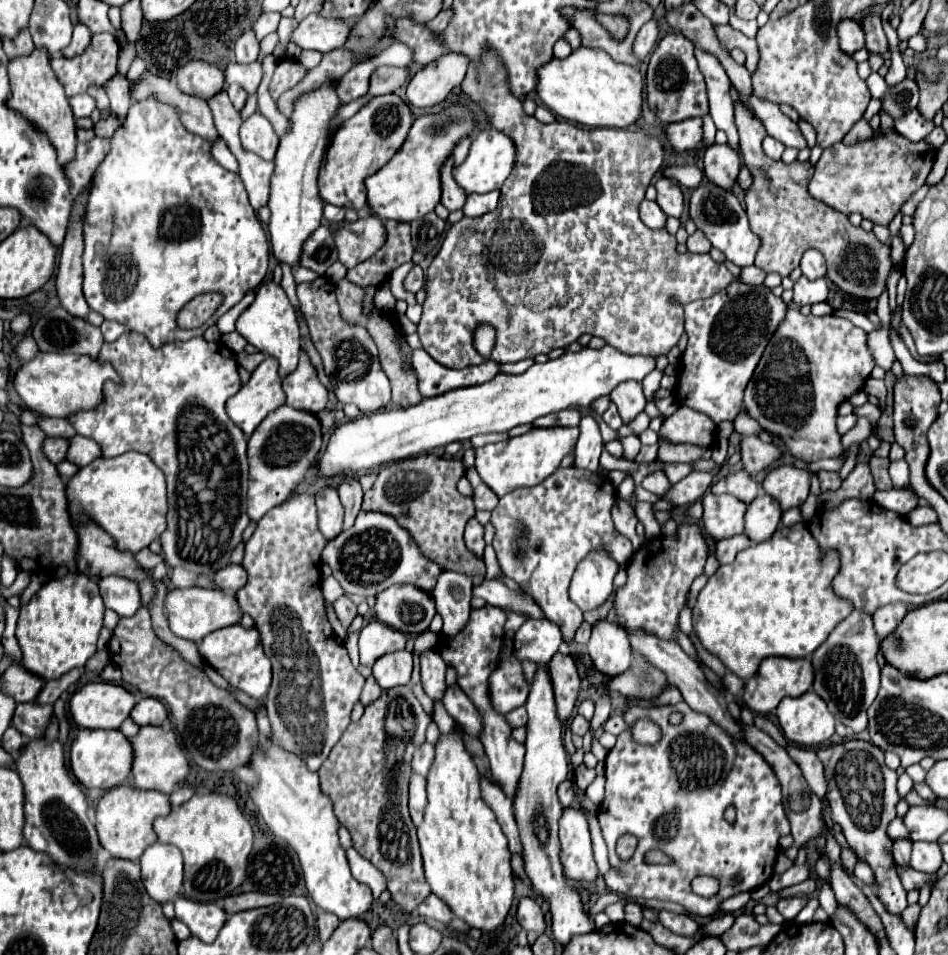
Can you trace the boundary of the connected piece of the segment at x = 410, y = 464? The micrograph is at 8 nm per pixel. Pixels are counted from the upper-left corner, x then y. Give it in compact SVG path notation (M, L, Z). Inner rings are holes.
M431 453L411 457L407 461L395 461L385 465L375 485L365 493L363 511L383 511L393 515L401 527L405 527L421 551L443 565L449 571L463 573L467 577L481 575L485 579L485 563L465 547L463 529L475 515L471 497L463 497L457 491L457 481L465 475L465 465L459 459L443 459Z

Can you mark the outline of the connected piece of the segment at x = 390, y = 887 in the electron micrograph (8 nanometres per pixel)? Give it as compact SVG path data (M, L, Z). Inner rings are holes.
M401 685L395 689L385 689L379 699L365 707L365 713L359 721L349 723L343 737L331 749L329 757L319 769L319 781L323 793L331 797L335 815L339 823L343 823L353 839L353 847L361 857L371 861L387 879L387 891L391 893L391 901L397 903L405 911L415 911L417 905L431 893L425 875L423 861L417 841L417 829L407 811L407 789L411 777L411 757L413 751L425 741L425 729L431 717L423 711L417 701L413 689L409 685Z

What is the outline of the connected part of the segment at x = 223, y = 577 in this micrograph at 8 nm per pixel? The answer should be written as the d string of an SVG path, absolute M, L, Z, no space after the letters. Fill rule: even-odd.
M227 565L225 569L219 569L219 573L213 573L213 583L217 589L237 593L247 583L247 571L241 565Z

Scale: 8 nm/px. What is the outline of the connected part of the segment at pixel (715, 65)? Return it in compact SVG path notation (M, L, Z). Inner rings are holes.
M695 49L699 69L705 75L707 83L707 95L709 95L709 115L713 117L717 129L723 129L729 137L731 149L739 151L739 135L735 127L735 109L733 109L733 99L731 99L731 81L717 61L715 55L709 55L701 49Z

